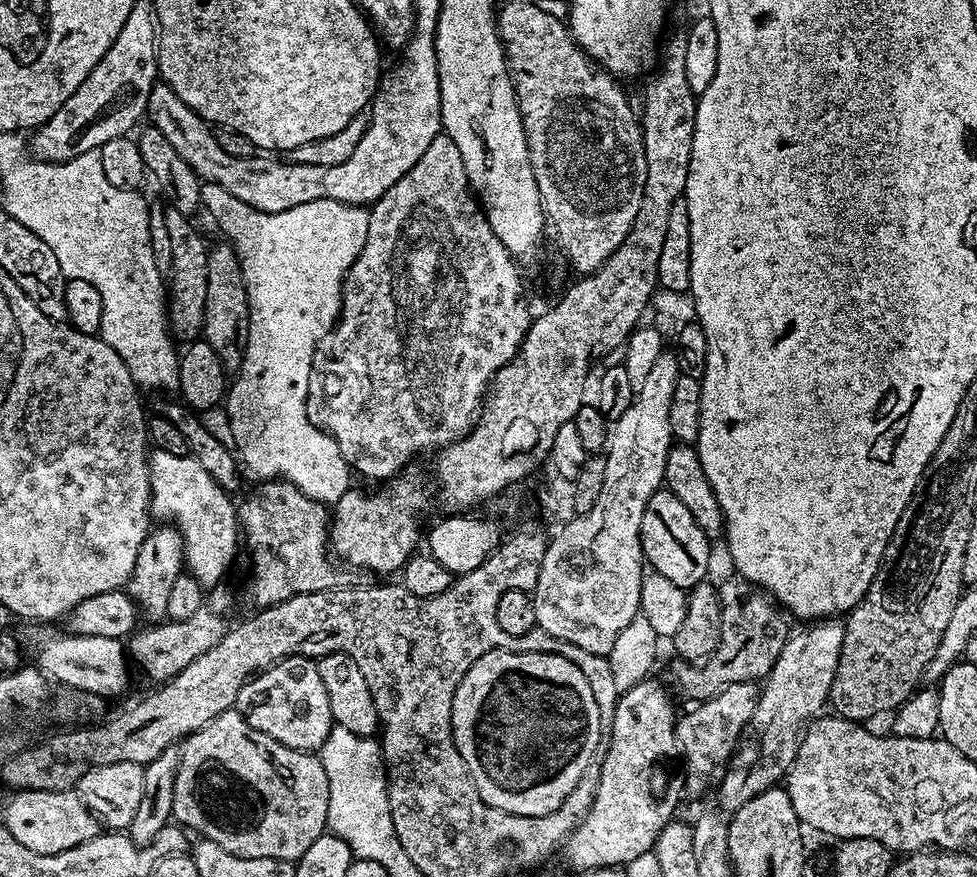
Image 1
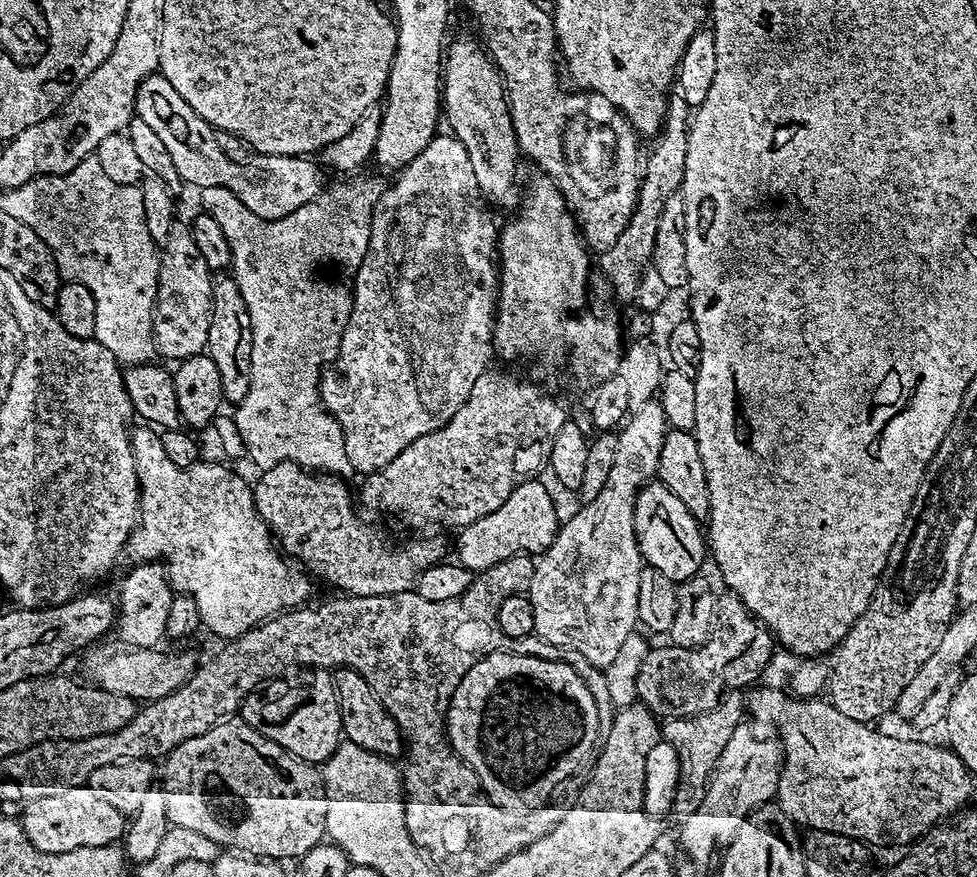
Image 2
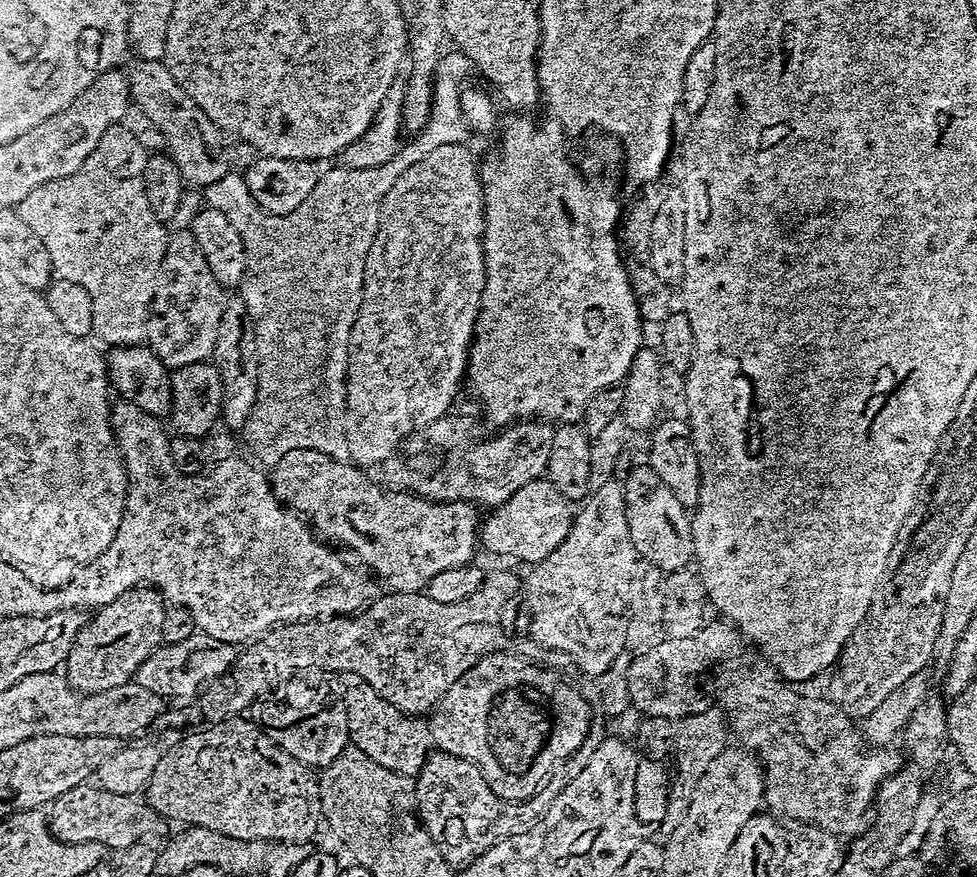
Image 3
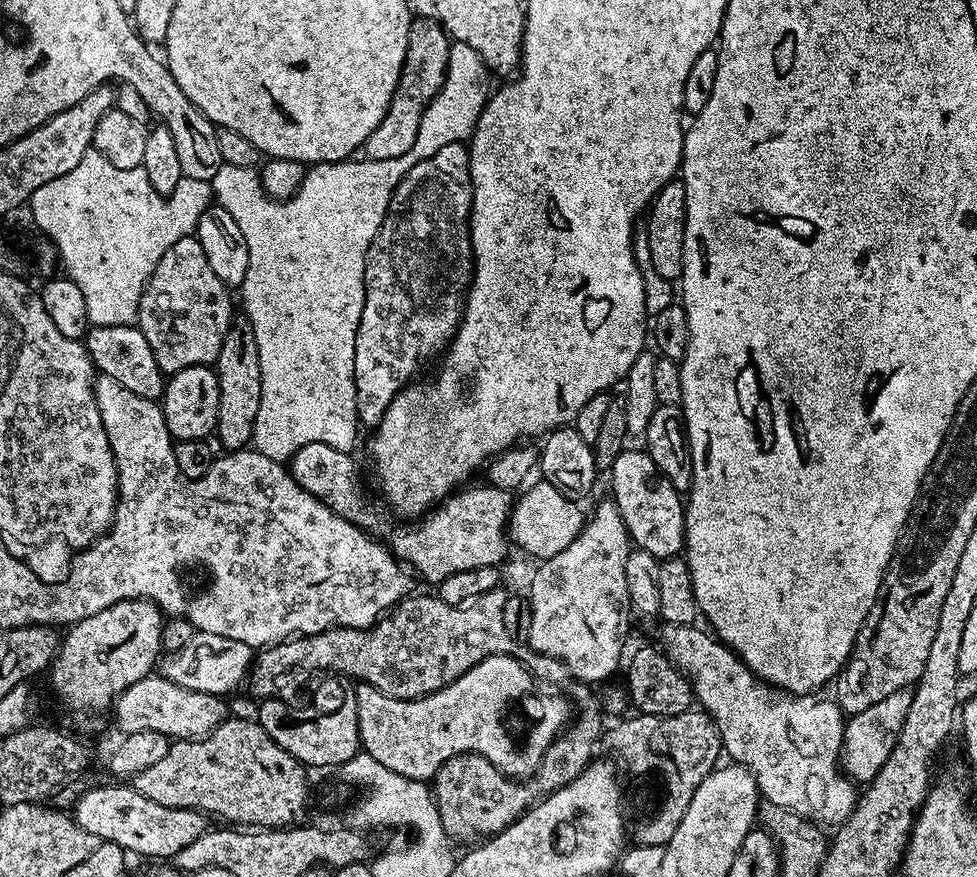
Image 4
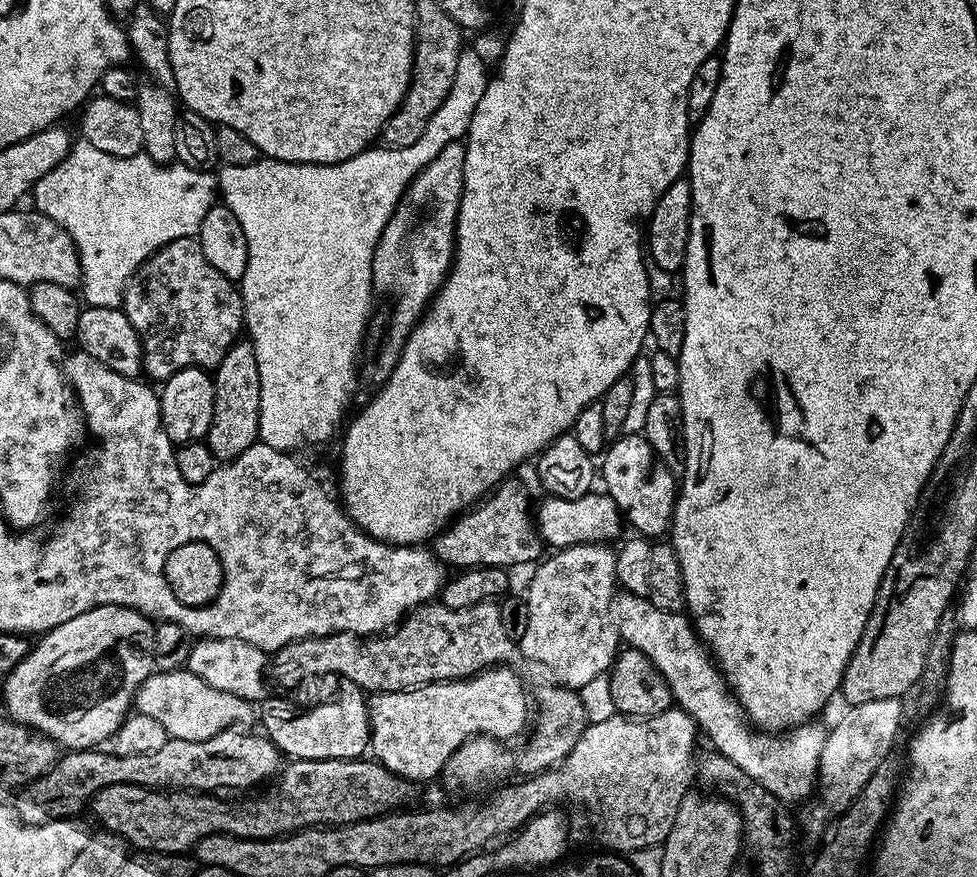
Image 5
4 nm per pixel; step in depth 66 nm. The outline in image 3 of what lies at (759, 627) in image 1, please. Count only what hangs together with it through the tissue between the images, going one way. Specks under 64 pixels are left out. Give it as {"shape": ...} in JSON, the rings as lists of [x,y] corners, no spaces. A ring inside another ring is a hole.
{"shape":[[[709,619],[698,634],[690,638],[681,640],[668,640],[664,644],[656,644],[653,648],[648,648],[645,652],[640,652],[636,657],[629,659],[629,698],[631,707],[641,712],[644,718],[670,718],[678,719],[696,712],[704,712],[704,696],[700,693],[700,675],[711,670],[715,664],[720,664],[723,660],[732,660],[740,651],[746,647],[746,641],[740,635],[738,628],[733,628],[731,624],[723,619]]]}

